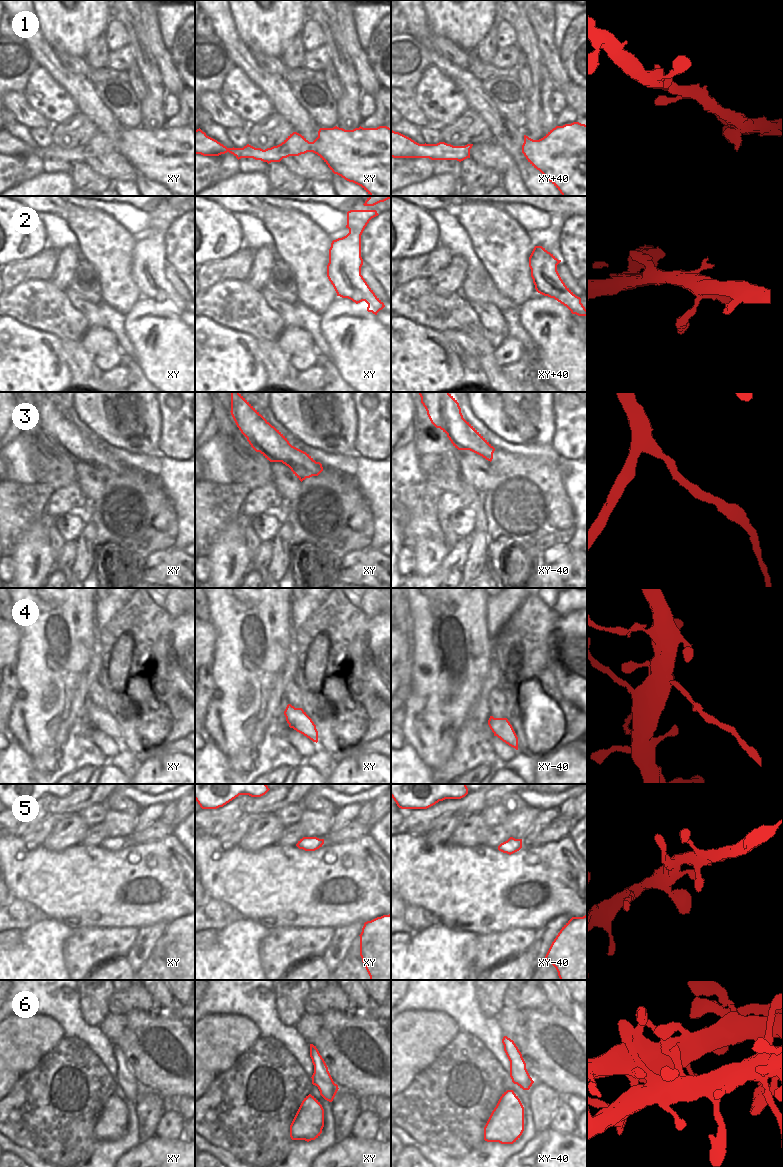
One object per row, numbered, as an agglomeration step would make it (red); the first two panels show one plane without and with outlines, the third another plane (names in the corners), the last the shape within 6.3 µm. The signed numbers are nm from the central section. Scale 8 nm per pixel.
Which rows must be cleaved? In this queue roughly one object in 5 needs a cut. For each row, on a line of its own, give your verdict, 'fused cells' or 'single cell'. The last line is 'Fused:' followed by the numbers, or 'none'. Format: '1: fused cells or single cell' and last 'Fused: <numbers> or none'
1: single cell
2: single cell
3: single cell
4: fused cells
5: single cell
6: single cell
Fused: 4

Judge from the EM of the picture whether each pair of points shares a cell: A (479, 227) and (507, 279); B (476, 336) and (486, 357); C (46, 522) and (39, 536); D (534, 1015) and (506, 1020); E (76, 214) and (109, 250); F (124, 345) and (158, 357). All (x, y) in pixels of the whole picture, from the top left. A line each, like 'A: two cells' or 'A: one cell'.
A: one cell
B: one cell
C: one cell
D: two cells
E: one cell
F: two cells

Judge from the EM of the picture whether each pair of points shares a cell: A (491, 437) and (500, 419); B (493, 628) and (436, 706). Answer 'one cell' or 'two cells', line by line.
A: two cells
B: two cells

